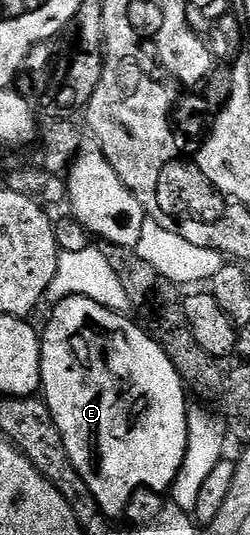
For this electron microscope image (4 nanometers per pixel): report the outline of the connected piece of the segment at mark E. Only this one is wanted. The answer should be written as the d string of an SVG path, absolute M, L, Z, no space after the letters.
M66 296L59 304L53 305L52 311L54 313L51 314L50 321L46 324L46 333L44 330L40 336L42 348L42 387L40 392L60 430L60 438L64 438L64 450L68 450L72 466L80 474L80 478L84 478L88 490L92 490L96 502L102 508L102 513L111 518L118 518L118 515L129 506L130 499L138 491L140 491L139 493L145 490L162 494L173 489L174 480L178 477L178 471L184 462L184 454L188 446L188 418L186 417L188 389L173 366L173 362L169 360L168 354L162 349L161 343L145 327L137 328L129 320L131 318L129 315L108 310L104 306L100 306L100 302L92 302L92 298L83 296Z

